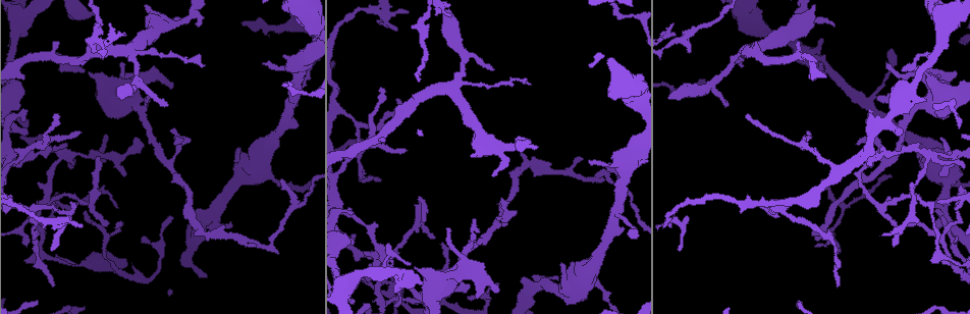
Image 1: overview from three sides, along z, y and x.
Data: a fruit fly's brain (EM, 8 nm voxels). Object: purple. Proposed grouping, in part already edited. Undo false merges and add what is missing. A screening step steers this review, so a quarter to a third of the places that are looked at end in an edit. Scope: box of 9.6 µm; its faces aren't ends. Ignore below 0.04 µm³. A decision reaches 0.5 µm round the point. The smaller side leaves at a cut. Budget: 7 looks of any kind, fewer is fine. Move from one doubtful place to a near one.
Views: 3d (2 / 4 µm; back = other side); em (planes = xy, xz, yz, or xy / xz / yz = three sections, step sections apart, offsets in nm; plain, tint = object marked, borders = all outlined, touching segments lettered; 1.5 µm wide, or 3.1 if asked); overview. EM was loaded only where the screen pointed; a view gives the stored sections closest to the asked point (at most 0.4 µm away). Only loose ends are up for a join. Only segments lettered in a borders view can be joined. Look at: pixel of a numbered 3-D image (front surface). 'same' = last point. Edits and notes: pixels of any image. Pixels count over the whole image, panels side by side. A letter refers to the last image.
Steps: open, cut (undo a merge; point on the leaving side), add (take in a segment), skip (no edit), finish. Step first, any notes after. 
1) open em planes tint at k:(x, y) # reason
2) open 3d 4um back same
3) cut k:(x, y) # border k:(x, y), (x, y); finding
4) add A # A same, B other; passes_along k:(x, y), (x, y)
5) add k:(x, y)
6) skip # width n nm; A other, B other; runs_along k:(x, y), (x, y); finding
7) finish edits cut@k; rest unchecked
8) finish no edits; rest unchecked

open em planes borders at 1:(174, 144) # branch stops here

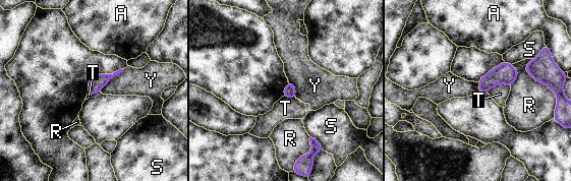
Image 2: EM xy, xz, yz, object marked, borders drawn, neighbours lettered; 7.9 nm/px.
skip # A other, R other, S other, T other, Y other; border 2:(510, 85), (496, 84), (488, 93); no lettered segment goes on from it

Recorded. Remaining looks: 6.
open 3d 4um at 1:(689, 219) # an open end

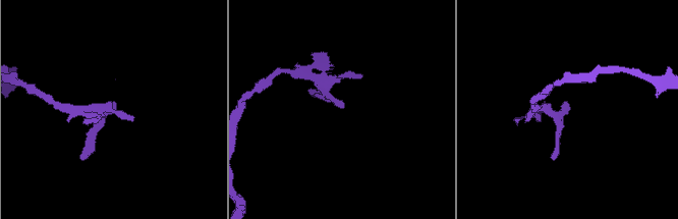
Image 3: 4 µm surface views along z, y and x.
open em planes borders at 3:(116, 104) # shape alone is not enough

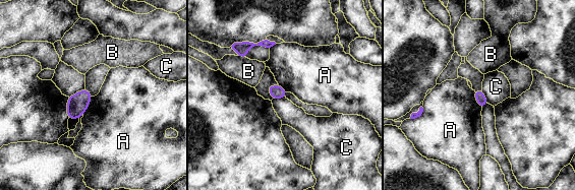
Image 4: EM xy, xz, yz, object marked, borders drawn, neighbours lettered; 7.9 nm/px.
skip # A other, B other, C other; border 4:(473, 90), (475, 101), (481, 108); no lettered segment goes on from it

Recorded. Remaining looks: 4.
open 3d 2um at 1:(887, 50) # branch stops here

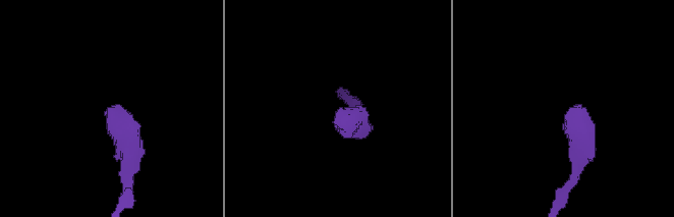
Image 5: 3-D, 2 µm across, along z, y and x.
open em yz step 4 tint at 5:(566, 113) # now the EM

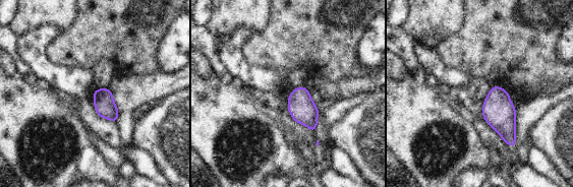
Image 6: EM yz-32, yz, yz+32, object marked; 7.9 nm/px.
open em planes borders same # cut it another way

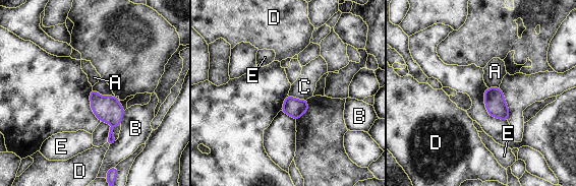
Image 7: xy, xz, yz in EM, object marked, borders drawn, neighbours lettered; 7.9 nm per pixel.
skip # A other, B other, C other, D other, E other; border 7:(93, 87), (101, 95), (114, 96); no lettered segment goes on from it

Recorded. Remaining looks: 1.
finish no edits; rest unchecked

